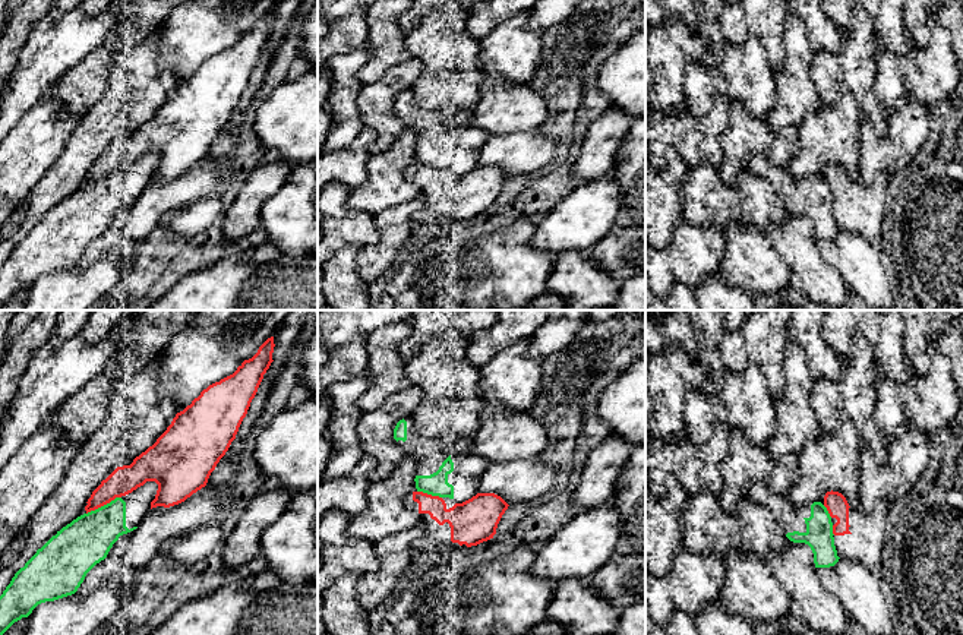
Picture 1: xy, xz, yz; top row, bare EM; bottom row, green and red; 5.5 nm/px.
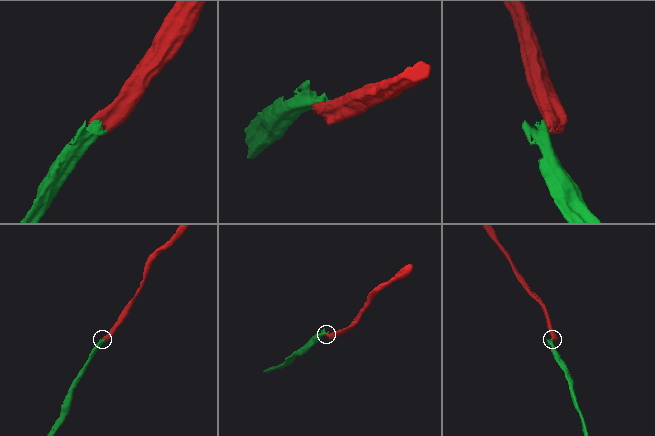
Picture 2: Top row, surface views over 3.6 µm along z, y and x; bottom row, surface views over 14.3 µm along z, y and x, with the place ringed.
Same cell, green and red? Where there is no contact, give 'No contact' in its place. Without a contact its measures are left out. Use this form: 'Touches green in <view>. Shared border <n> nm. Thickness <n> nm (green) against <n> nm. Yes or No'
Touches green in xy. Shared border 220 nm. Thickness 280 nm (green) against 160 nm. No

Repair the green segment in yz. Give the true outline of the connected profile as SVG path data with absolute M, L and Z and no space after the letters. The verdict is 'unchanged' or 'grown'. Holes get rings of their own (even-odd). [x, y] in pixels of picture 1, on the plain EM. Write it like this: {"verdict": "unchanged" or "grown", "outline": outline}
{"verdict": "grown", "outline": "M754 157L748 159L748 170L773 184L790 214L811 219L815 240L830 240L839 234L831 189L821 174L799 180L787 168L779 168L770 161L758 167Z"}

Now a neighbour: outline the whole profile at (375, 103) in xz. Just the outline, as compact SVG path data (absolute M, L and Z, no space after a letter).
M410 59L389 69L378 82L361 88L357 110L364 127L376 132L376 139L369 146L370 155L385 152L407 130L394 111L394 101L400 92L411 89L421 72L421 61Z

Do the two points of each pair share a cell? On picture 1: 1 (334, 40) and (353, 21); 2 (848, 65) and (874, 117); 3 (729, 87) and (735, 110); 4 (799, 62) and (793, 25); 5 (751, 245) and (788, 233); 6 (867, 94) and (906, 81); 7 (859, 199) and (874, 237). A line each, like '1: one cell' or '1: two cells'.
1: one cell
2: one cell
3: two cells
4: one cell
5: two cells
6: two cells
7: one cell

